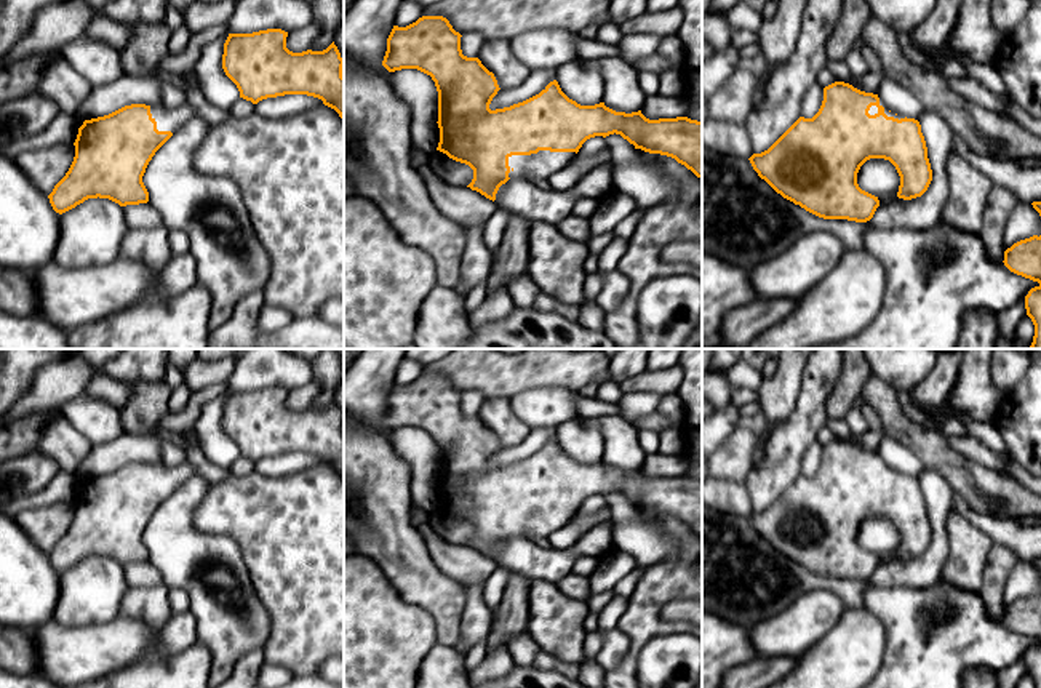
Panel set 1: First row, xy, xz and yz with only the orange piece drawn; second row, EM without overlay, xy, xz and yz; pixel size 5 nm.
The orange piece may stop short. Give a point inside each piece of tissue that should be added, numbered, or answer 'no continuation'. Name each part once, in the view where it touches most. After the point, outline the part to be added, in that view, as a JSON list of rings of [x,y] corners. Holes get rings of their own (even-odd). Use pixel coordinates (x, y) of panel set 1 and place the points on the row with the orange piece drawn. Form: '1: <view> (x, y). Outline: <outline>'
1: xz (541, 165). Outline: [[[539,150],[531,155],[512,155],[509,157],[509,178],[536,184],[537,181],[548,179],[553,173],[568,166],[576,157],[576,152],[550,150]]]

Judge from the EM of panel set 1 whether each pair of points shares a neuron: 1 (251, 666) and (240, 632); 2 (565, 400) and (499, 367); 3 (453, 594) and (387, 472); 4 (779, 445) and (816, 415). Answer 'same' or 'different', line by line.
1: different
2: different
3: same
4: same

